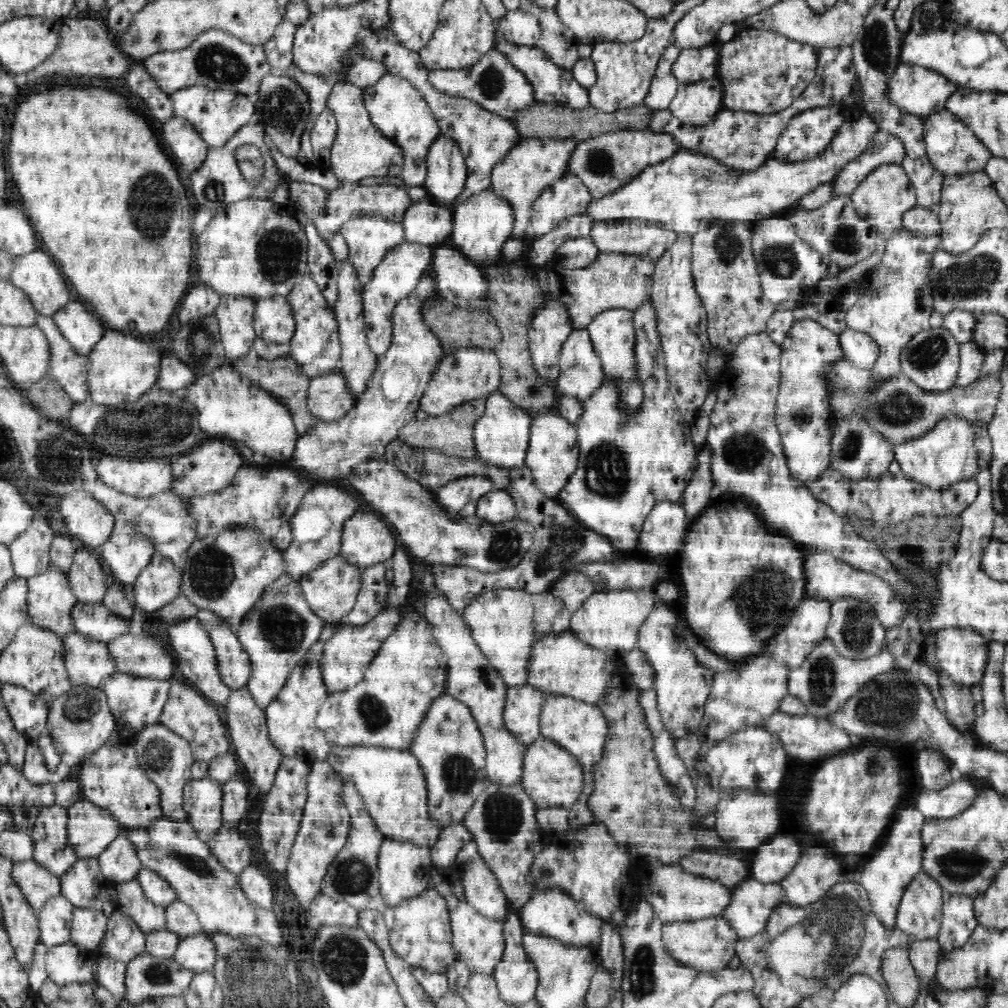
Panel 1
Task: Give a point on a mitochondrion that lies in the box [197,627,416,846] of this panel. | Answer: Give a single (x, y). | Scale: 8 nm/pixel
(373, 714)

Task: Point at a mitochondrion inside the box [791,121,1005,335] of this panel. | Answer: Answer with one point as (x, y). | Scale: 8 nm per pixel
(971, 279)

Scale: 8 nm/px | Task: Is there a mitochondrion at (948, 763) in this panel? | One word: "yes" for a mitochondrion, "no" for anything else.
no

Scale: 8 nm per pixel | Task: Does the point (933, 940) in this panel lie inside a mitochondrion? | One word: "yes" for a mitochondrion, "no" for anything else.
no

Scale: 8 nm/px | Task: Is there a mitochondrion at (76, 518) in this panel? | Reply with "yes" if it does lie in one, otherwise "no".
no

